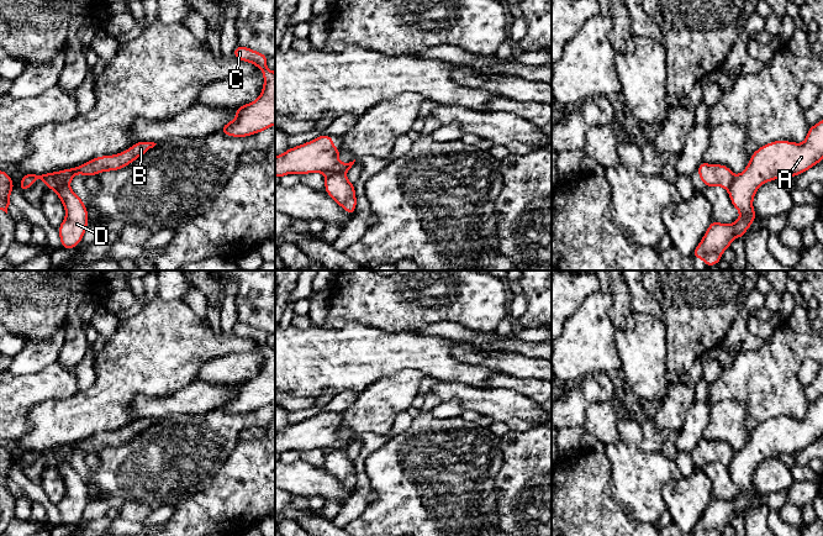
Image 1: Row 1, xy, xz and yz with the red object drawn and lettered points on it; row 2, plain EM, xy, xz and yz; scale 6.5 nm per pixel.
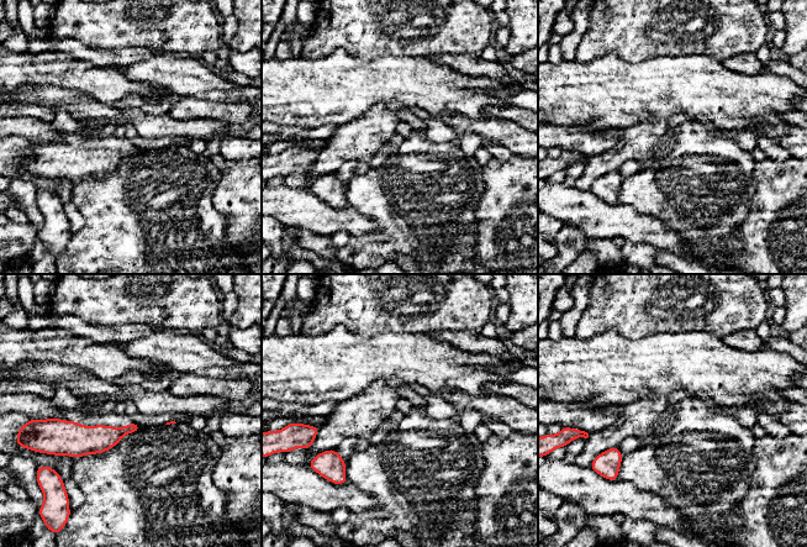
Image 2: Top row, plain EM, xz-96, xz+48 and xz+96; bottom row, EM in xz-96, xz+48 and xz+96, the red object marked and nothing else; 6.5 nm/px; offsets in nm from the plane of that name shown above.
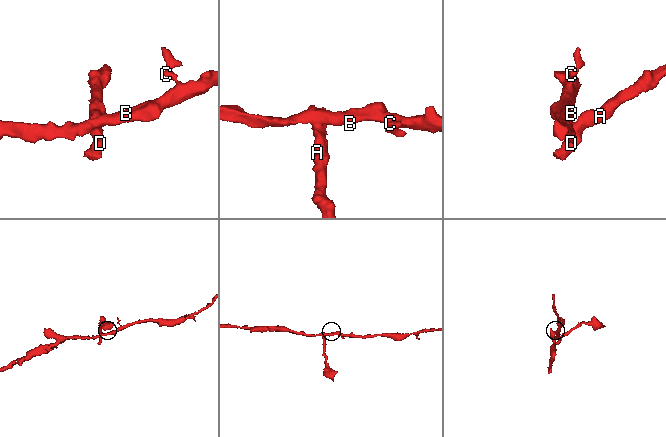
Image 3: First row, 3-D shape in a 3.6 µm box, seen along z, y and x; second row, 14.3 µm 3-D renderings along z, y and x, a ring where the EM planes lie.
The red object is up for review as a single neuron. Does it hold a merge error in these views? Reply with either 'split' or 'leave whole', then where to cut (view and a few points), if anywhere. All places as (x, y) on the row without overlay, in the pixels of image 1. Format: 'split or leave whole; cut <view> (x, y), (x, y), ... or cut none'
split; cut xz (344, 448), (333, 448), (326, 453)

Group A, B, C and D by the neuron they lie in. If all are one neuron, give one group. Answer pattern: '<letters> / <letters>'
A D / B C

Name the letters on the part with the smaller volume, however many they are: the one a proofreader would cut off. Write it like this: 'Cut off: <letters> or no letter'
Cut off: A, D

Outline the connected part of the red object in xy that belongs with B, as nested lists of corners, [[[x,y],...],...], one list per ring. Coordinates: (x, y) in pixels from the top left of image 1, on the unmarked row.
[[[139,417],[125,429],[112,432],[100,432],[70,446],[44,451],[23,451],[20,459],[20,467],[23,469],[26,466],[31,464],[36,456],[42,456],[47,466],[54,466],[59,461],[69,462],[75,451],[86,453],[97,452],[101,448],[120,447],[148,429],[155,421],[157,420],[149,417]]]

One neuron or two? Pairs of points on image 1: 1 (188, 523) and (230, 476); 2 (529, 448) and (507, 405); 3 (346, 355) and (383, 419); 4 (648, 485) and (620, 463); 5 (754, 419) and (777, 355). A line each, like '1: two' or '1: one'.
1: one
2: two
3: two
4: one
5: one

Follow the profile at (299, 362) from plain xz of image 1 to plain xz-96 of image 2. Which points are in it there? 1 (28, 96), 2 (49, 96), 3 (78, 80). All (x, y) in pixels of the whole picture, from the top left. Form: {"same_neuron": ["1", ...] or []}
{"same_neuron": ["3"]}

